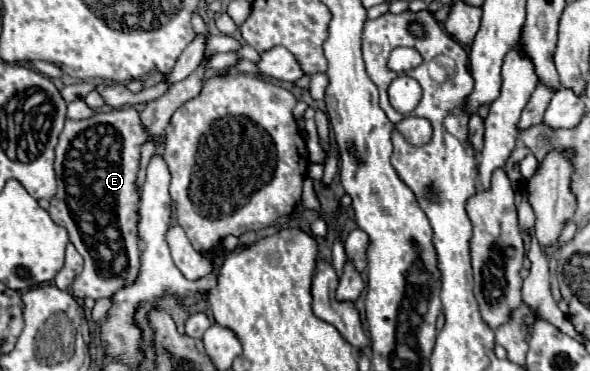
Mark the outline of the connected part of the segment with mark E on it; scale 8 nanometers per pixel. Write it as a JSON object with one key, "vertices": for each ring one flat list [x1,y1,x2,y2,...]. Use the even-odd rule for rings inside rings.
{"vertices":[[132,106,118,108,112,112,98,112,84,120,66,118,66,126,60,134,56,146,56,182,58,192,50,200,50,218,64,226,70,242,76,246,84,258,84,270,72,282,72,296,76,298,112,298,120,286,128,286,138,276,140,266,140,248,136,238,138,206,140,196,136,188,136,176,140,170,140,148,142,144,152,142,154,146,164,142,164,136,150,136,146,126,140,120,140,112]]}

